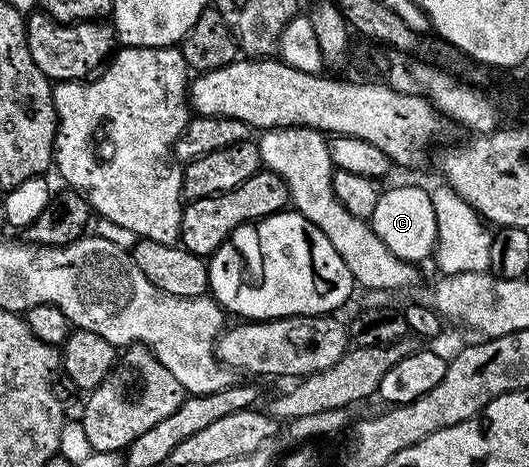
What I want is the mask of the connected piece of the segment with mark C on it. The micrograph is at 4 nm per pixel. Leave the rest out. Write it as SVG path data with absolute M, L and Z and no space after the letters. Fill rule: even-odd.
M394 186L391 190L383 189L376 200L376 212L368 219L370 227L384 240L388 252L400 256L400 260L411 264L422 264L425 258L433 255L434 247L438 245L438 229L436 228L436 208L432 208L431 191L422 186Z

